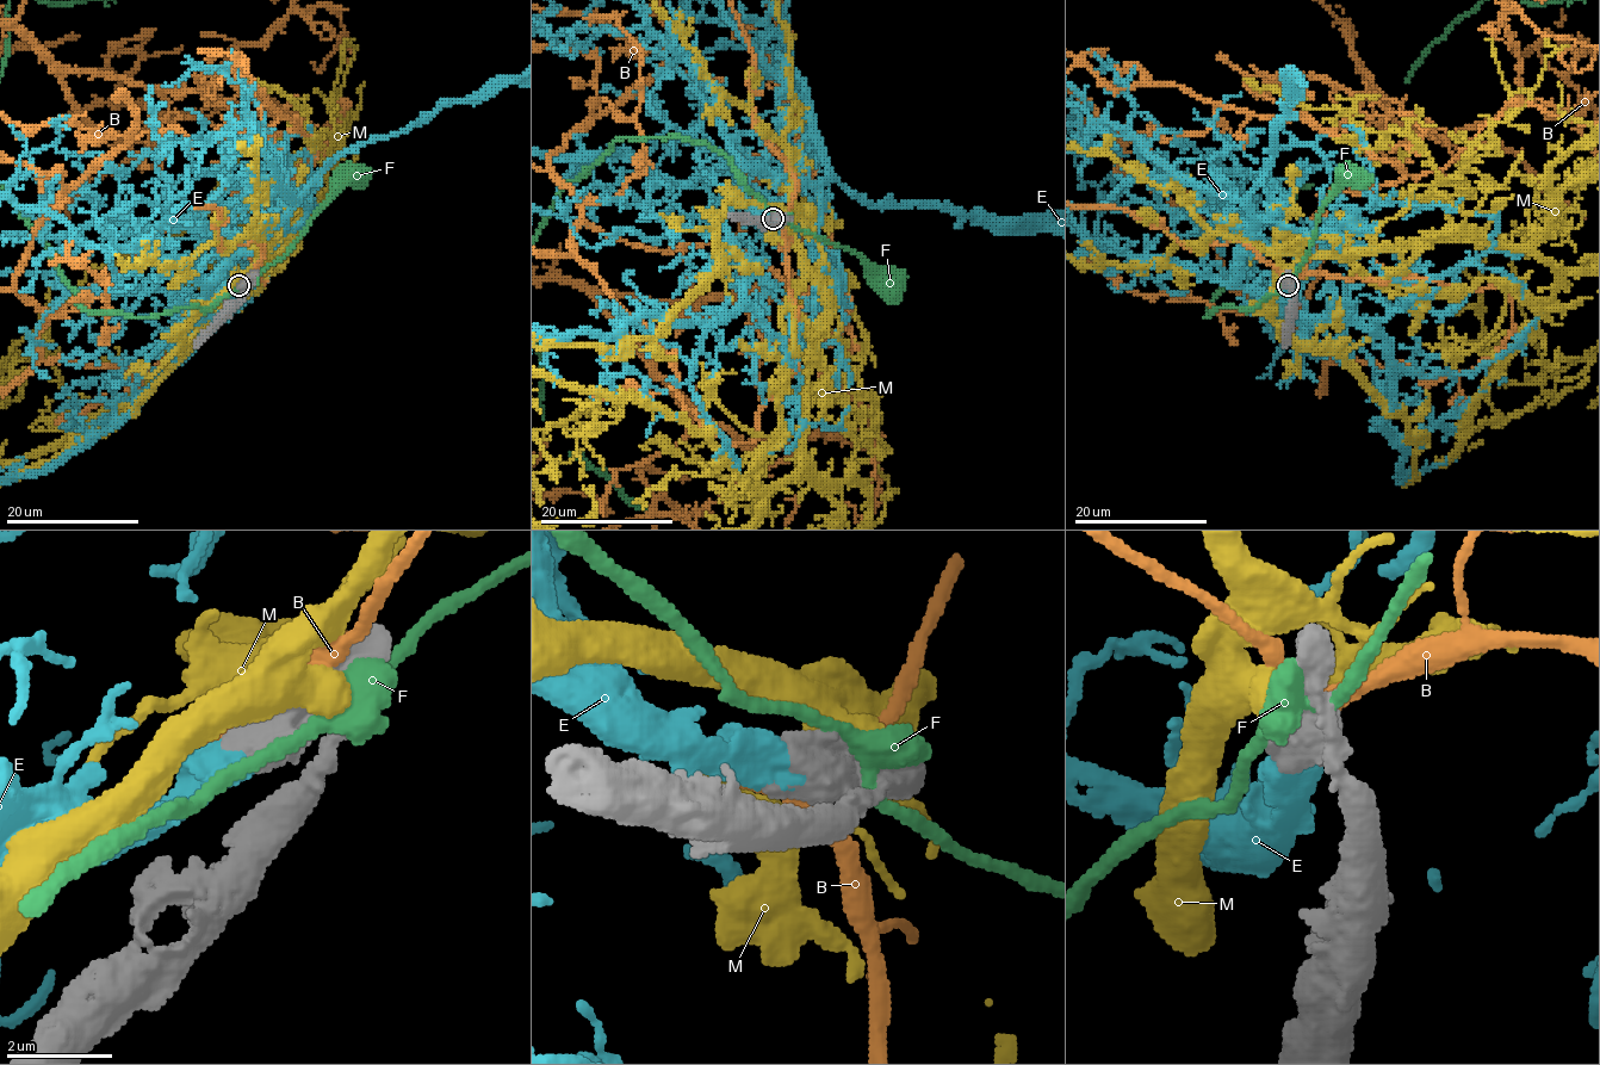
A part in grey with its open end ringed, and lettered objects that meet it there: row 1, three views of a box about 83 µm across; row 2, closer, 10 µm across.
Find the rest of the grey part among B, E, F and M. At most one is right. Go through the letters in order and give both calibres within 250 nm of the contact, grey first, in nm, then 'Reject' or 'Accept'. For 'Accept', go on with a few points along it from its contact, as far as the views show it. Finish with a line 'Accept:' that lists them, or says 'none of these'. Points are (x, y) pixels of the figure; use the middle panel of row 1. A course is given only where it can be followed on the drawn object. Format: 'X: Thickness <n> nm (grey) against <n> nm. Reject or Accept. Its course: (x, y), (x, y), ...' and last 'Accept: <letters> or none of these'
B: Thickness 800 nm (grey) against 240 nm. Reject
E: Thickness 700 nm (grey) against 650 nm. Accept. Its course: (774, 218), (744, 196), (744, 169), (802, 183), (836, 180), (872, 203), (1031, 218)
F: Thickness 550 nm (grey) against 420 nm. Reject
M: Thickness 480 nm (grey) against 750 nm. Reject
Accept: E

